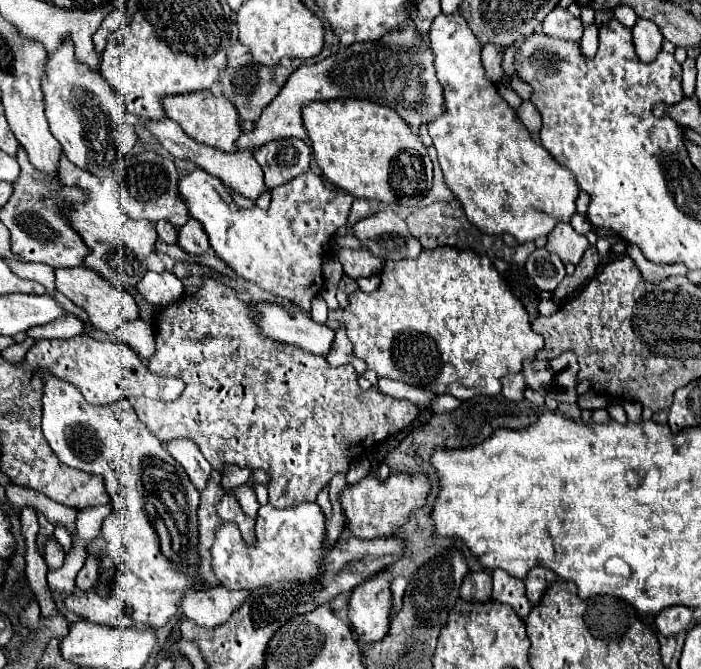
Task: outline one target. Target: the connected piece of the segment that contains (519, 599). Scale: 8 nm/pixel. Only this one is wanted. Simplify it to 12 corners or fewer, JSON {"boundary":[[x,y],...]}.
{"boundary":[[497,570],[493,600],[507,602],[519,618],[531,612],[525,584]]}

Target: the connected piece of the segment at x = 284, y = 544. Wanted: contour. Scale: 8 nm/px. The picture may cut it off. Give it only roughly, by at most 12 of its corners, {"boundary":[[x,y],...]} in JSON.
{"boundary":[[317,504],[257,514],[257,544],[223,522],[213,570],[229,590],[321,574]]}

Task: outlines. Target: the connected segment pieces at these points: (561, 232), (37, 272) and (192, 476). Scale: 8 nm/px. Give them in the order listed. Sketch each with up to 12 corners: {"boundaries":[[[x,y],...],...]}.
{"boundaries":[[[565,222],[549,232],[547,248],[577,264],[589,248],[587,238]],[[4,261],[17,276],[55,291],[52,267],[38,262]],[[175,440],[169,454],[185,468],[197,490],[203,490],[211,464],[193,440]]]}

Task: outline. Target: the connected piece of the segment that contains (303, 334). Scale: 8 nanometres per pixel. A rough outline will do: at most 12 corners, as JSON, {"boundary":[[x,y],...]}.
{"boundary":[[253,304],[265,336],[327,356],[335,332],[305,312]]}

